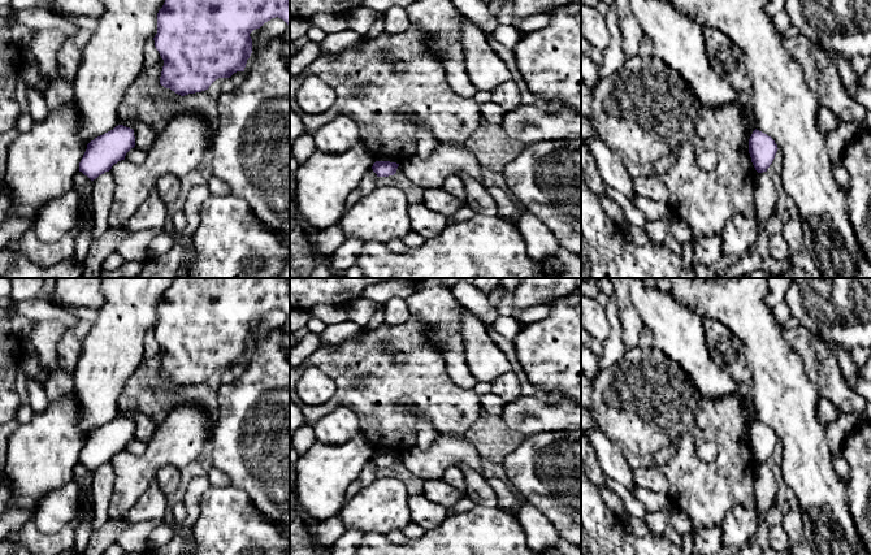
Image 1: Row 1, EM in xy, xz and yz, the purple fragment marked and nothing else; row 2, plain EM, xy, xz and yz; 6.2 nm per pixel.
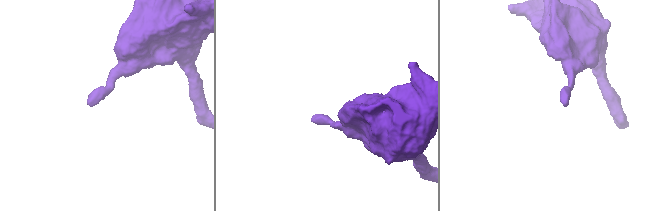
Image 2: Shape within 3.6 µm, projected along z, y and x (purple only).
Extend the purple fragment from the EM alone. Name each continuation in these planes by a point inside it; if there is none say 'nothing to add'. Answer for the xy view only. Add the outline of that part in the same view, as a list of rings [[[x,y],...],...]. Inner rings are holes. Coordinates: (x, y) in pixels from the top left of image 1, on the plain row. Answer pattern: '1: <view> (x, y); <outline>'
nothing to add

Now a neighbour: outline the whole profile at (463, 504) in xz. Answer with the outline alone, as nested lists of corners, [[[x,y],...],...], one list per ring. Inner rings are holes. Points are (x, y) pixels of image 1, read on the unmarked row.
[[[464,495],[450,508],[450,512],[463,513],[472,510],[474,506],[476,504],[468,497]]]

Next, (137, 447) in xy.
[[[134,438],[126,445],[125,451],[130,452],[134,456],[140,456],[147,450],[147,445],[148,442]]]

